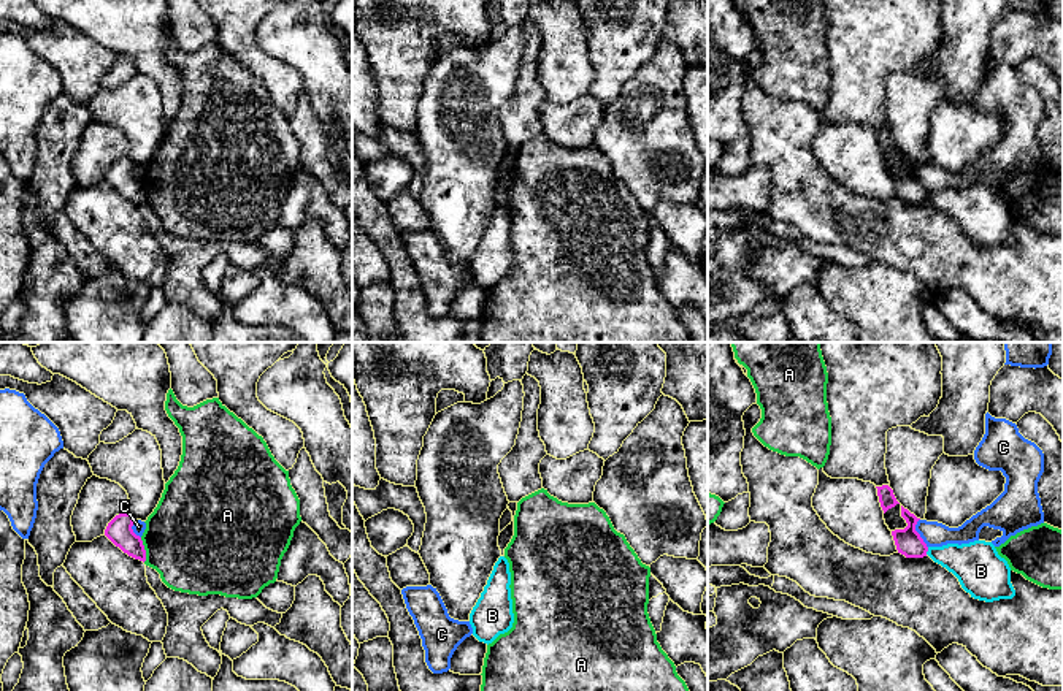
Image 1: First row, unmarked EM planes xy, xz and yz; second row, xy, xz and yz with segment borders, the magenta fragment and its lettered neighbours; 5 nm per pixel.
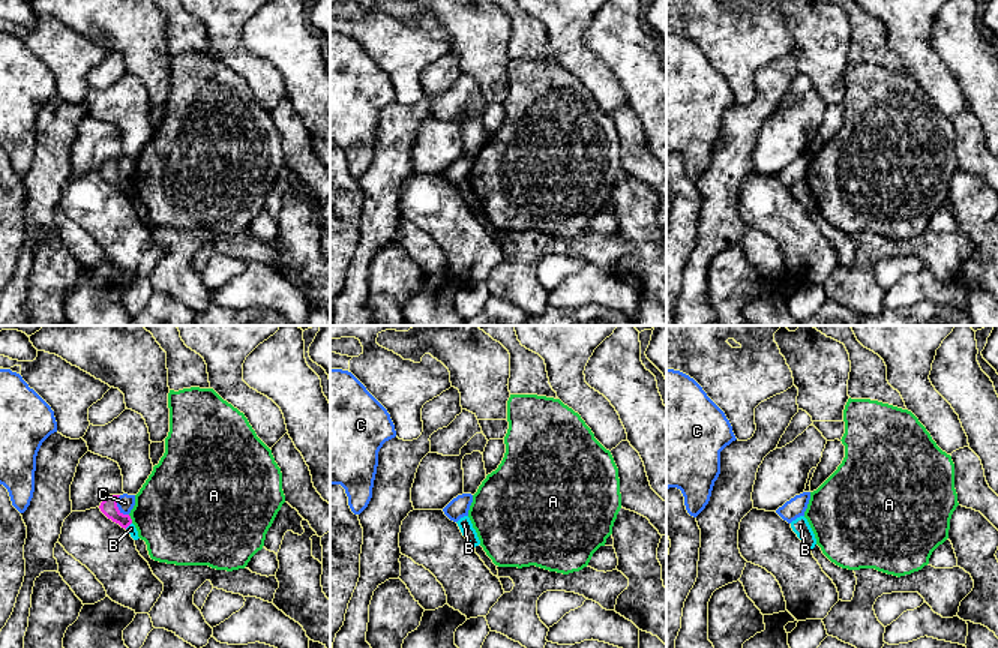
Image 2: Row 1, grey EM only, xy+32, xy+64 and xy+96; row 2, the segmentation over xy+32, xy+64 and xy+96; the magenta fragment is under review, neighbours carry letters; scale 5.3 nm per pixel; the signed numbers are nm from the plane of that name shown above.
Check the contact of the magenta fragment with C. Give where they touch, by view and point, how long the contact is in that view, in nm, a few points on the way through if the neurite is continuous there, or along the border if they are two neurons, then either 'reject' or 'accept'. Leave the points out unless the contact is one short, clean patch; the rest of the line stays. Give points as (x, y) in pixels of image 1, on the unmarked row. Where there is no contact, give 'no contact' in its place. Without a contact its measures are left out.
yz (917, 178) | 160 nm | along yz (919, 164), (916, 176), (927, 192) | reject

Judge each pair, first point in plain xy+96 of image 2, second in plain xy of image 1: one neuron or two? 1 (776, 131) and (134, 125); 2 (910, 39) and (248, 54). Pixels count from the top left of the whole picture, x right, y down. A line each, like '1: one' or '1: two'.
1: two
2: one

